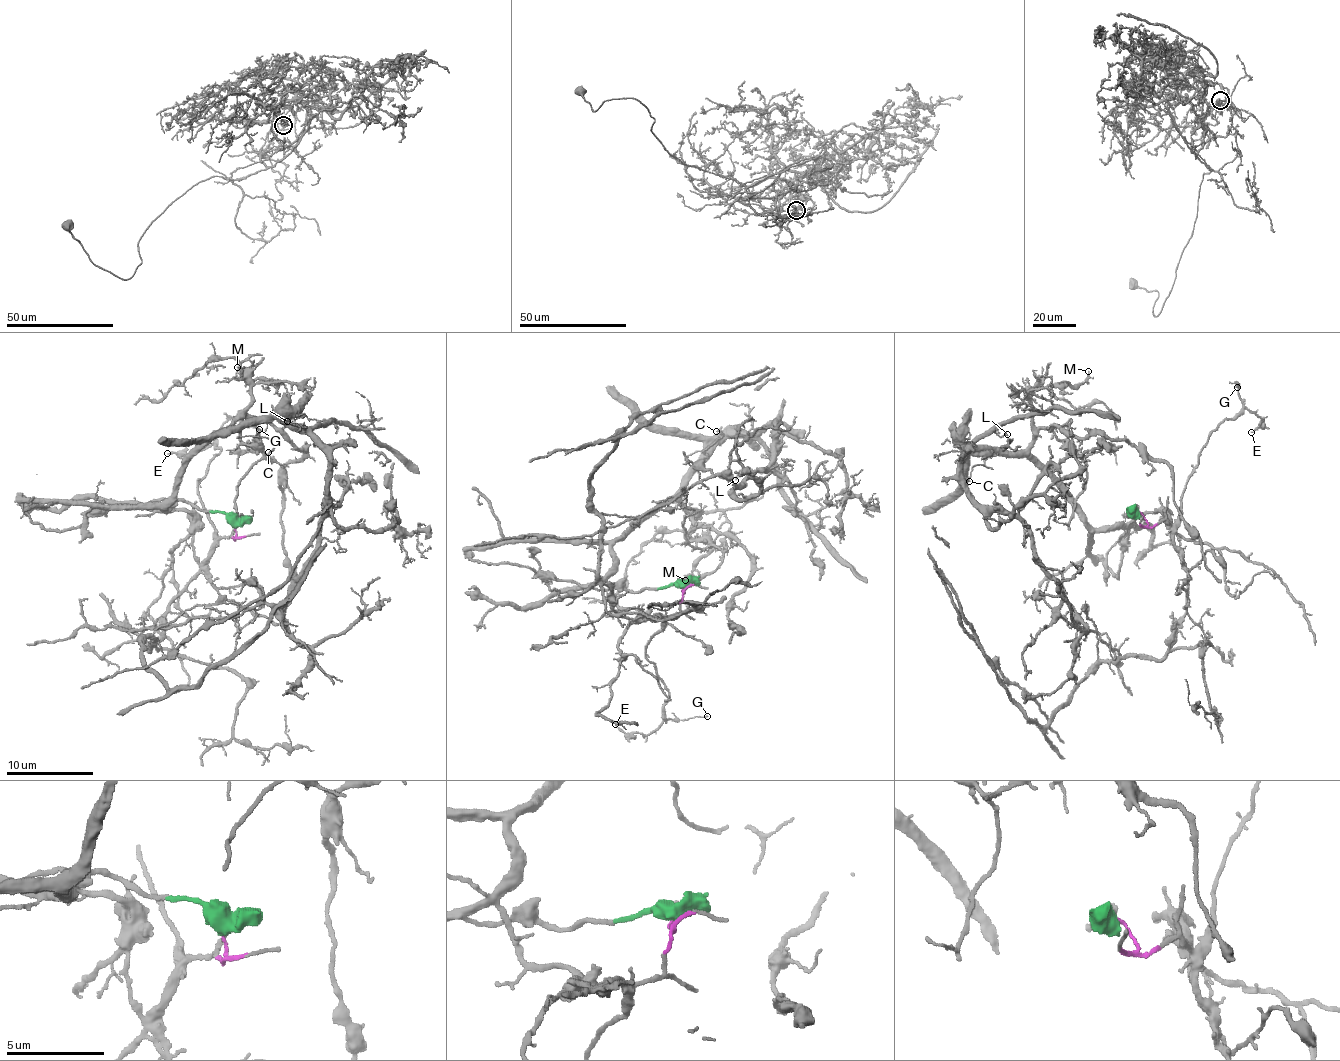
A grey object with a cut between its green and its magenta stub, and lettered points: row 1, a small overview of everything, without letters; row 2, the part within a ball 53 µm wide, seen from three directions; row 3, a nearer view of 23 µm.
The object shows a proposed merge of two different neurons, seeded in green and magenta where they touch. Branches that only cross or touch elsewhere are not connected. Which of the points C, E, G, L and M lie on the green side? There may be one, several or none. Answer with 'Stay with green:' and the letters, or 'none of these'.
Stay with green: C, L, M

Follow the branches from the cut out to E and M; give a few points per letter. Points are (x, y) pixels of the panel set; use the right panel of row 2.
E: (1139, 512), (1156, 526), (1173, 523), (1188, 474), (1221, 424), (1251, 410), (1260, 419), (1260, 428), (1251, 432)
M: (1139, 512), (1137, 506), (1128, 524), (1095, 529), (1028, 449), (1033, 420), (1026, 395), (1078, 385), (1089, 372)

